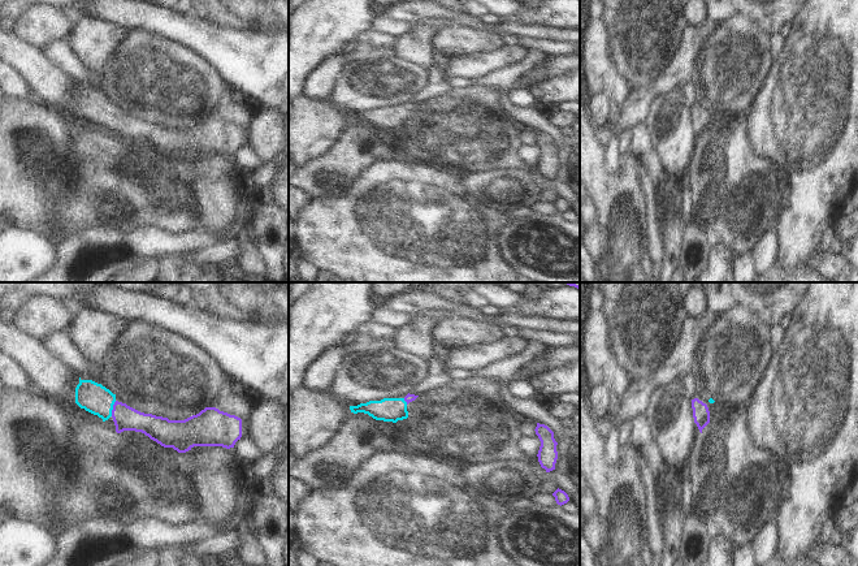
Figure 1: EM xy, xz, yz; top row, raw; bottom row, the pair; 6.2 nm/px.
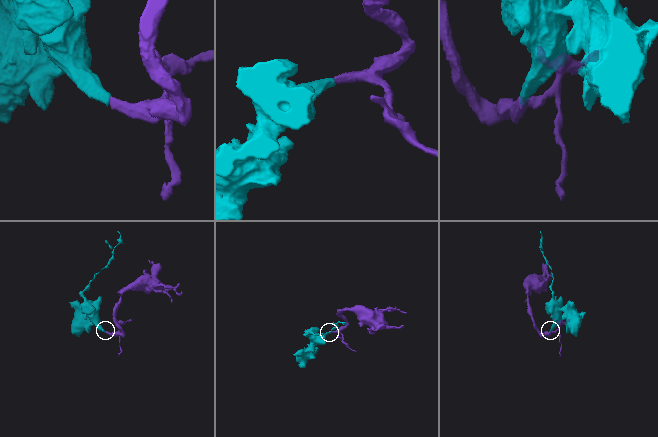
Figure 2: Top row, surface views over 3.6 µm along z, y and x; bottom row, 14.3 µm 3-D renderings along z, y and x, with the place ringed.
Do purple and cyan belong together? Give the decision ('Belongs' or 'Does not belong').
Belongs

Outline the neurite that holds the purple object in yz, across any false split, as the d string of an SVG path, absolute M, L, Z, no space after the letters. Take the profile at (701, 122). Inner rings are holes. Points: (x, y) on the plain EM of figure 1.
M698 107L692 108L693 126L699 141L710 131L710 120L706 112Z

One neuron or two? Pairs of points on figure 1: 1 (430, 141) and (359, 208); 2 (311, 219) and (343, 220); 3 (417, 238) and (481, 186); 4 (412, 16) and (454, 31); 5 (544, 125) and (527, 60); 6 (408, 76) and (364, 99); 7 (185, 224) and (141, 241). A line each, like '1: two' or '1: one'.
1: two
2: one
3: two
4: two
5: one
6: one
7: two

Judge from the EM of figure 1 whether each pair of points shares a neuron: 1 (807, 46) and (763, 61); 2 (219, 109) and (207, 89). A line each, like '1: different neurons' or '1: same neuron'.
1: different neurons
2: different neurons

